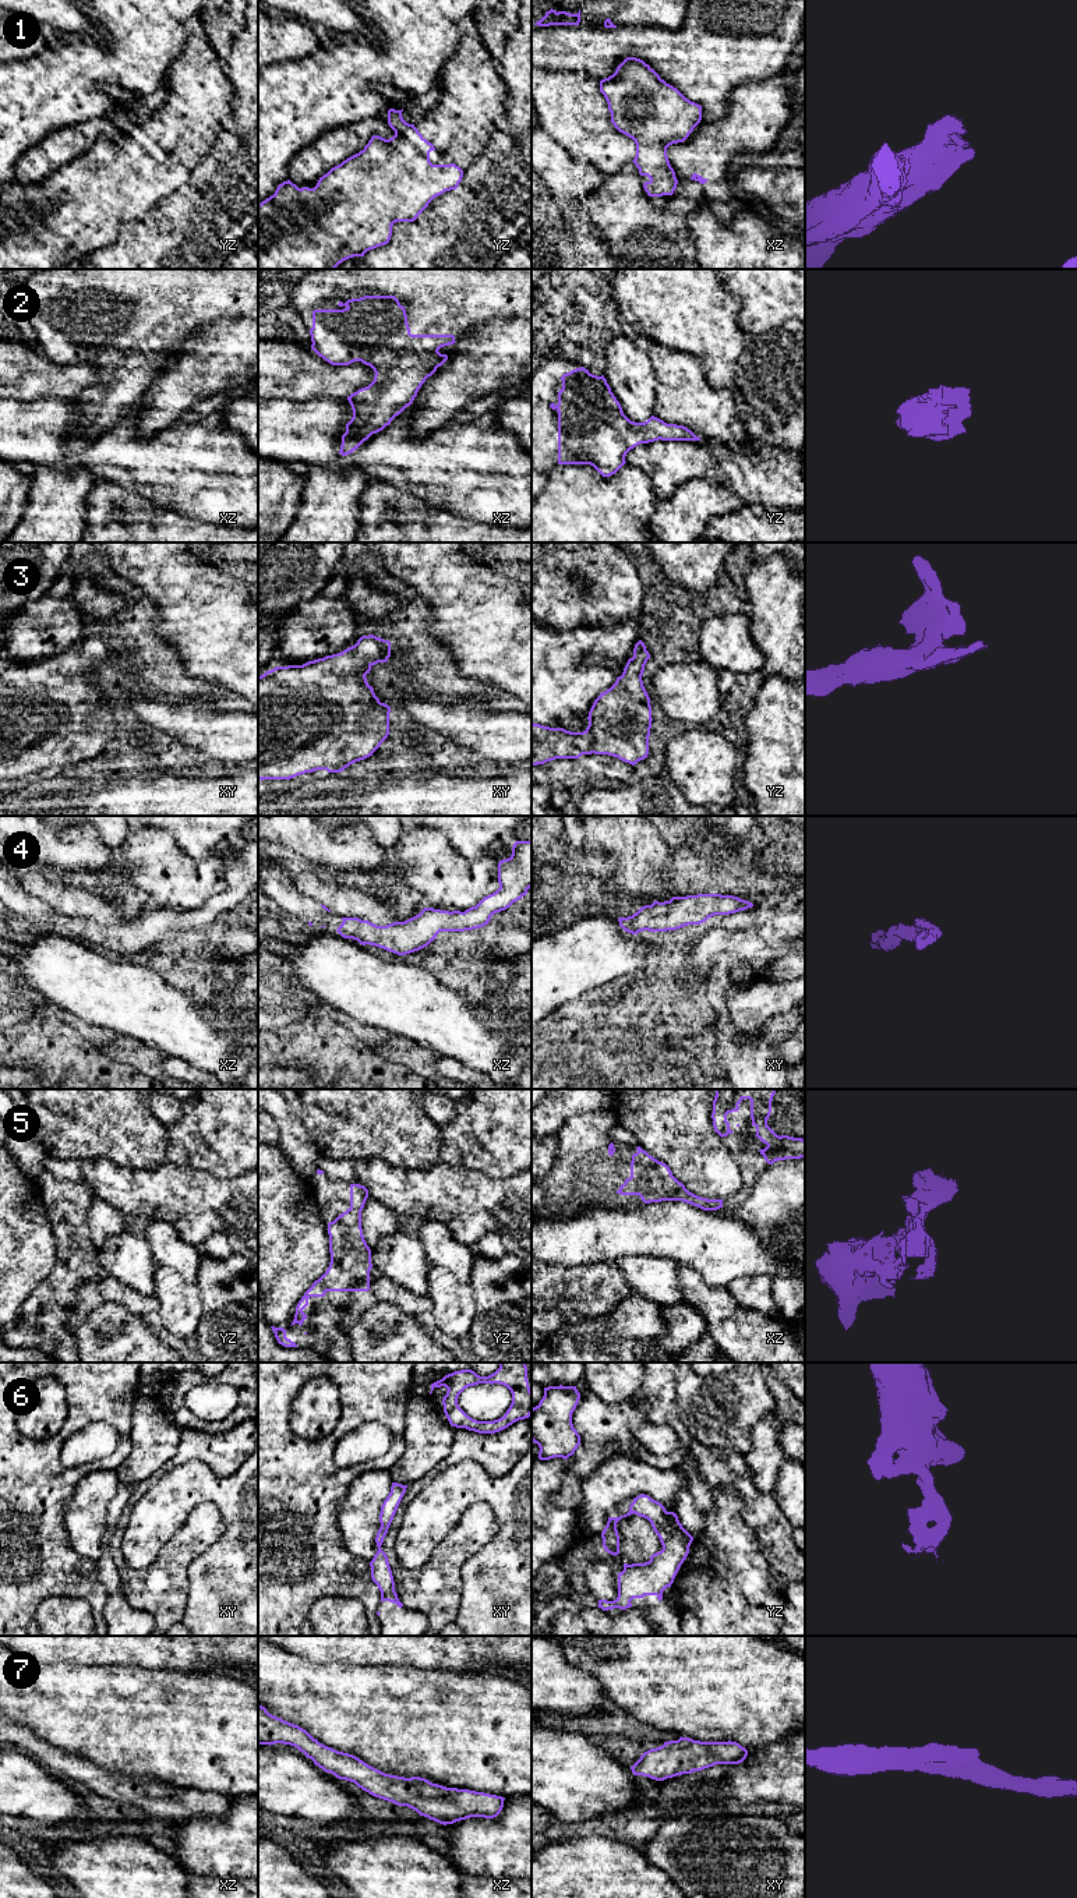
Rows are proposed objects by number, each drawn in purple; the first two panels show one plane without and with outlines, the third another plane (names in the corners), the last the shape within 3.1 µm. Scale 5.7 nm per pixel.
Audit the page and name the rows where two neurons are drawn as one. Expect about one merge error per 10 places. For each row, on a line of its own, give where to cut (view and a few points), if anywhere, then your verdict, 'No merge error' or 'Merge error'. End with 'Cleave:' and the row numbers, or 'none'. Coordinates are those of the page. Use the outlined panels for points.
1: No split. No merge error
2: No split. No merge error
3: No split. No merge error
4: No split. No merge error
5: No split. No merge error
6: No split. No merge error
7: No split. No merge error
Cleave: none

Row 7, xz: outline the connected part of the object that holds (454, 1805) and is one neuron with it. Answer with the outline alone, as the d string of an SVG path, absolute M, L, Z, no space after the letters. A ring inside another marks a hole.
M258 1704L258 1745L275 1743L294 1746L325 1772L444 1825L470 1817L494 1819L504 1807L502 1796L446 1788L420 1777L385 1774L353 1754L319 1743L306 1729L269 1714Z

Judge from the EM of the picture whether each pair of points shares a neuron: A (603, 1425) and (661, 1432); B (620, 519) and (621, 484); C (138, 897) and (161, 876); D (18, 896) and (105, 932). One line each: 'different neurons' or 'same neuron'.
A: different neurons
B: same neuron
C: different neurons
D: same neuron

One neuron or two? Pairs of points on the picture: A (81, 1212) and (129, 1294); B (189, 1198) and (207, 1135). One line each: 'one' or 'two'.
A: one
B: two

